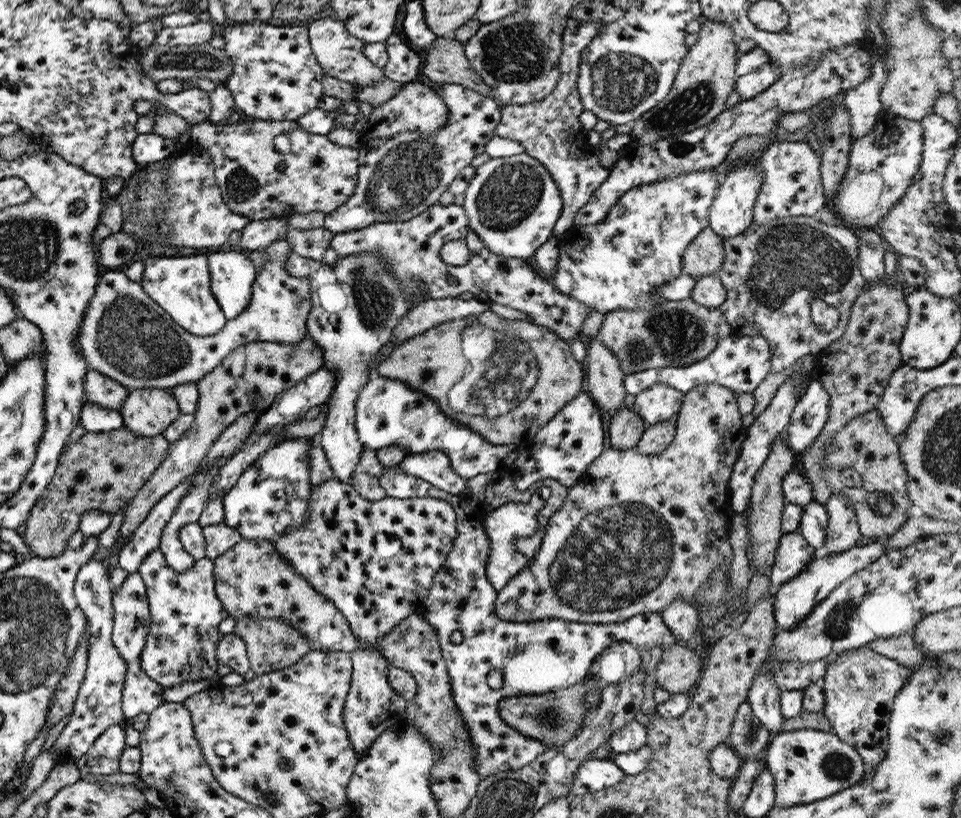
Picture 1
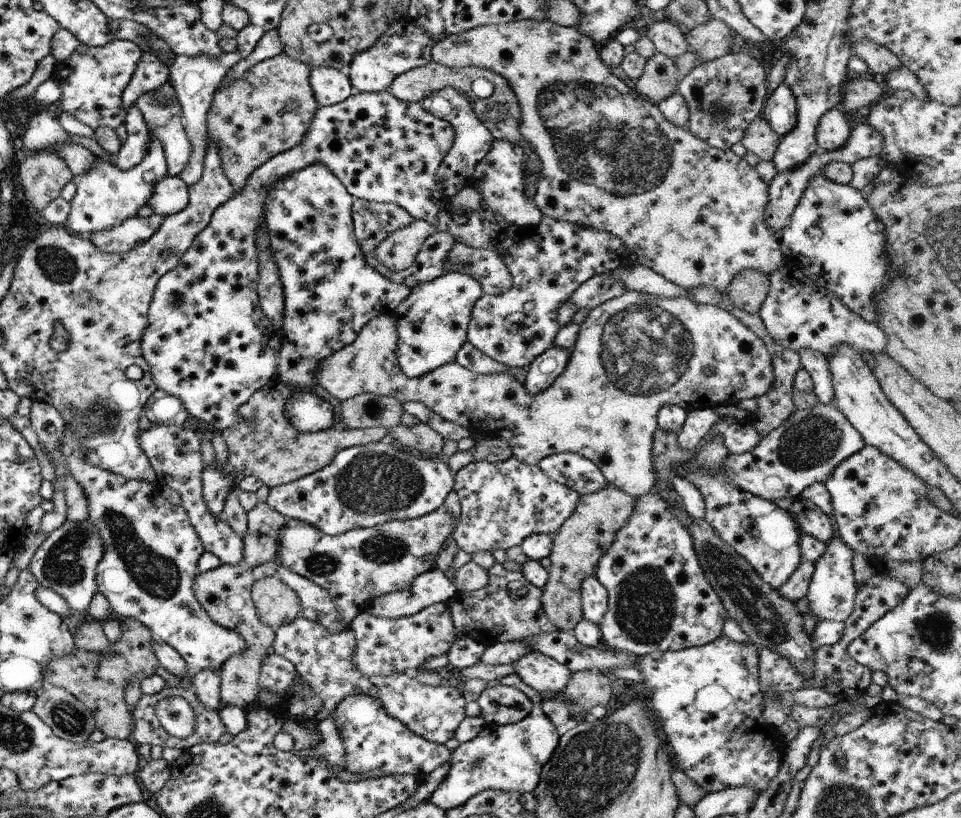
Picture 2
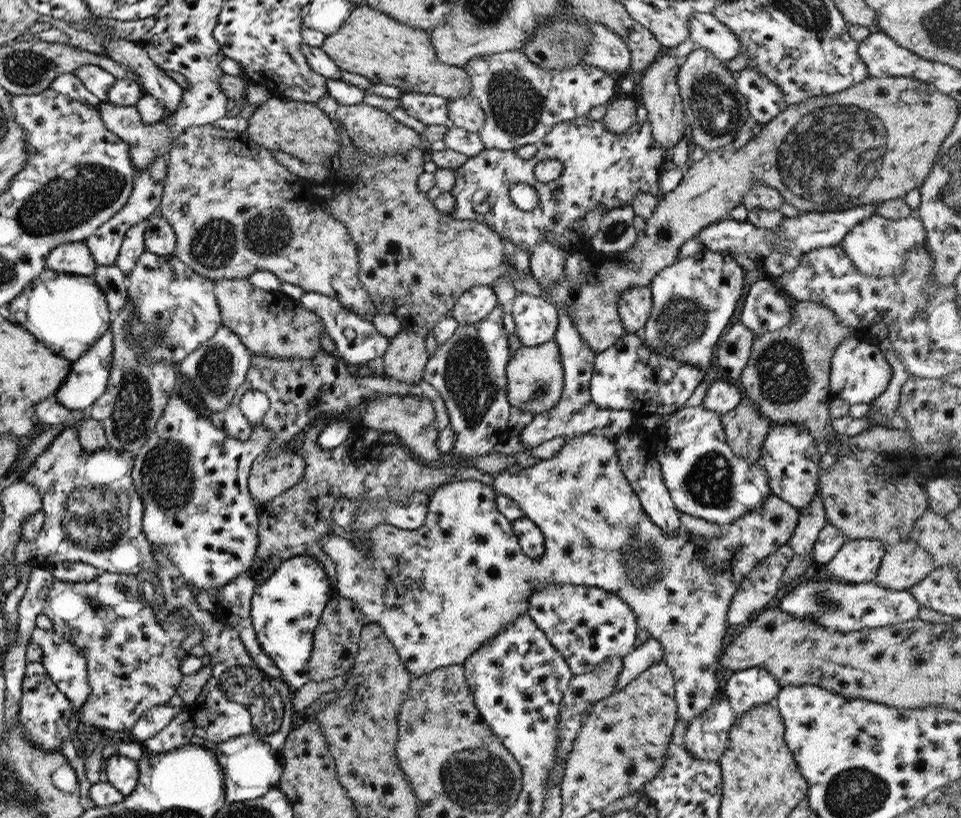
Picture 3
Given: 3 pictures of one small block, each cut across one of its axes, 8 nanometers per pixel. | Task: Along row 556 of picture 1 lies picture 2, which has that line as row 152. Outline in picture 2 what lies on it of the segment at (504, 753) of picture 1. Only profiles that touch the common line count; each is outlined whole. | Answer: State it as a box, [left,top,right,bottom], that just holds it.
[420,87,495,200]

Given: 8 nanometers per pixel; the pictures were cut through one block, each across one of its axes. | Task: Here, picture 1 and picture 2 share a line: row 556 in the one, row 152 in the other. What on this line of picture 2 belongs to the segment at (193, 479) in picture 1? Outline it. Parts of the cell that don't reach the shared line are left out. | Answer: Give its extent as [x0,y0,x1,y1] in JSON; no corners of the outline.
[136,90,192,177]

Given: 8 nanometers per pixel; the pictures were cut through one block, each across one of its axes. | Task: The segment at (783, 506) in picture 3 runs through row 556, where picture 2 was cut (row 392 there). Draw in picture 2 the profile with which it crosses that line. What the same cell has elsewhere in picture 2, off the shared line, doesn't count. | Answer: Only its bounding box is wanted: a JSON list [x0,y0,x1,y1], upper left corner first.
[314,291,774,498]

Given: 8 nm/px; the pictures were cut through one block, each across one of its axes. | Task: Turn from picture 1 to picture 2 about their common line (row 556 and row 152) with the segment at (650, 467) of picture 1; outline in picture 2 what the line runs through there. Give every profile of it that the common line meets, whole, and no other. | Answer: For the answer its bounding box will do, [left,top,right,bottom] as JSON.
[431,20,785,293]

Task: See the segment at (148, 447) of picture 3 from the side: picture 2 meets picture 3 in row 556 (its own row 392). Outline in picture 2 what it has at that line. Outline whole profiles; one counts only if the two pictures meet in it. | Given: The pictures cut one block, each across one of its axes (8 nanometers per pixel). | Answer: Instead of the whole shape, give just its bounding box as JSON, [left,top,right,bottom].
[142,92,454,432]

